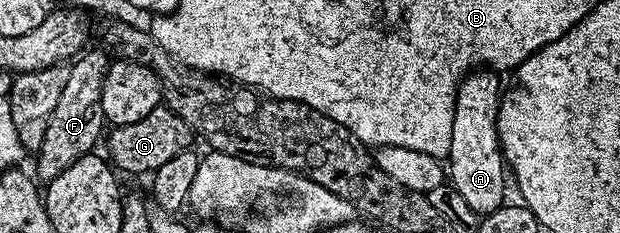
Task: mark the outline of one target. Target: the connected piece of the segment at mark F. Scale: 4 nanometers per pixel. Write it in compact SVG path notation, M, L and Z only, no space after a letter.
M89 48L77 56L69 66L67 84L56 101L52 117L49 118L47 132L41 149L36 153L37 178L44 183L59 176L64 169L74 164L80 157L91 154L97 143L102 127L105 128L105 115L100 103L102 81L110 64L109 54L105 50Z

